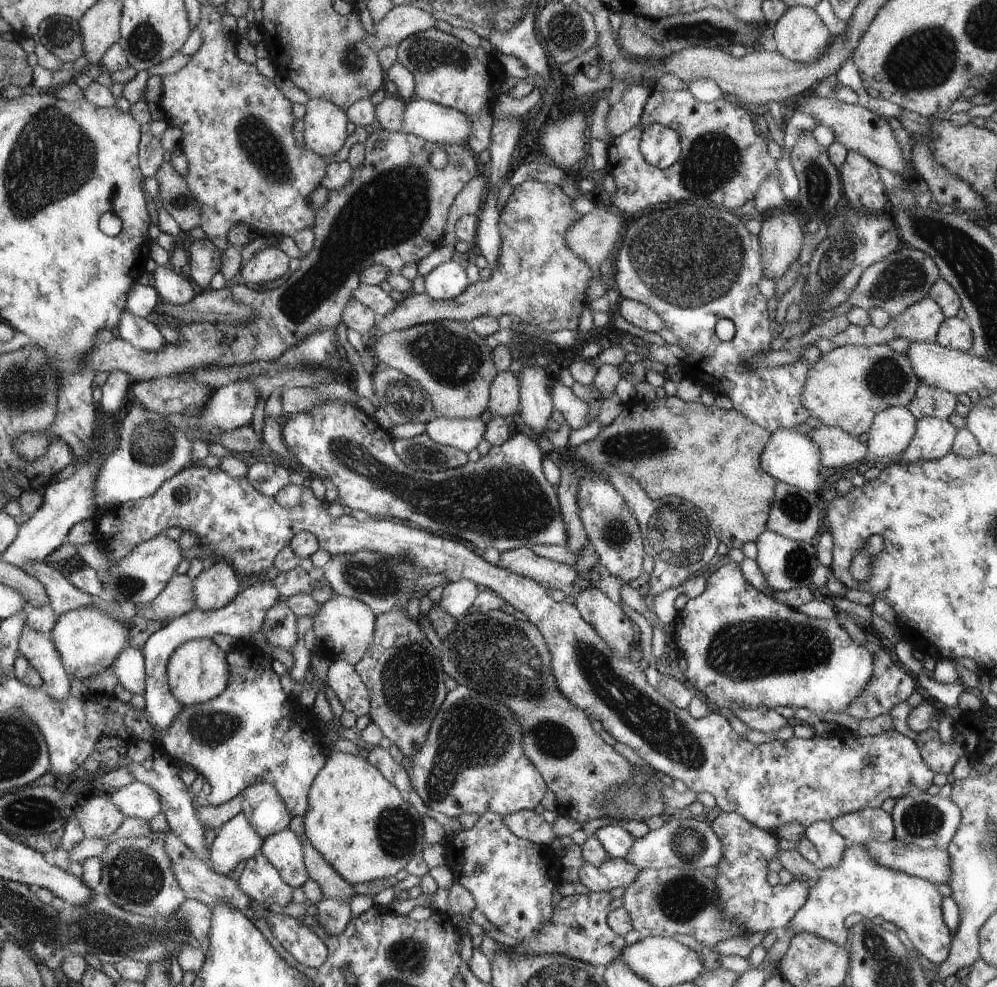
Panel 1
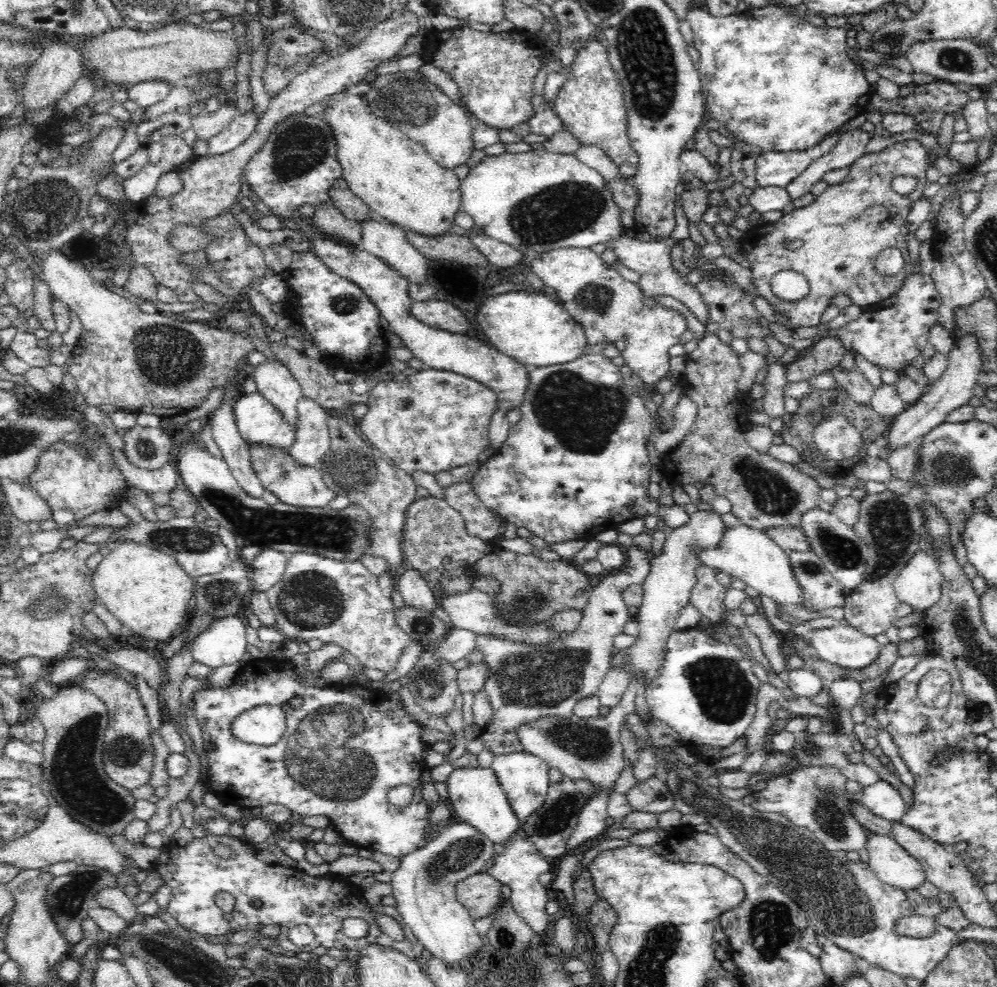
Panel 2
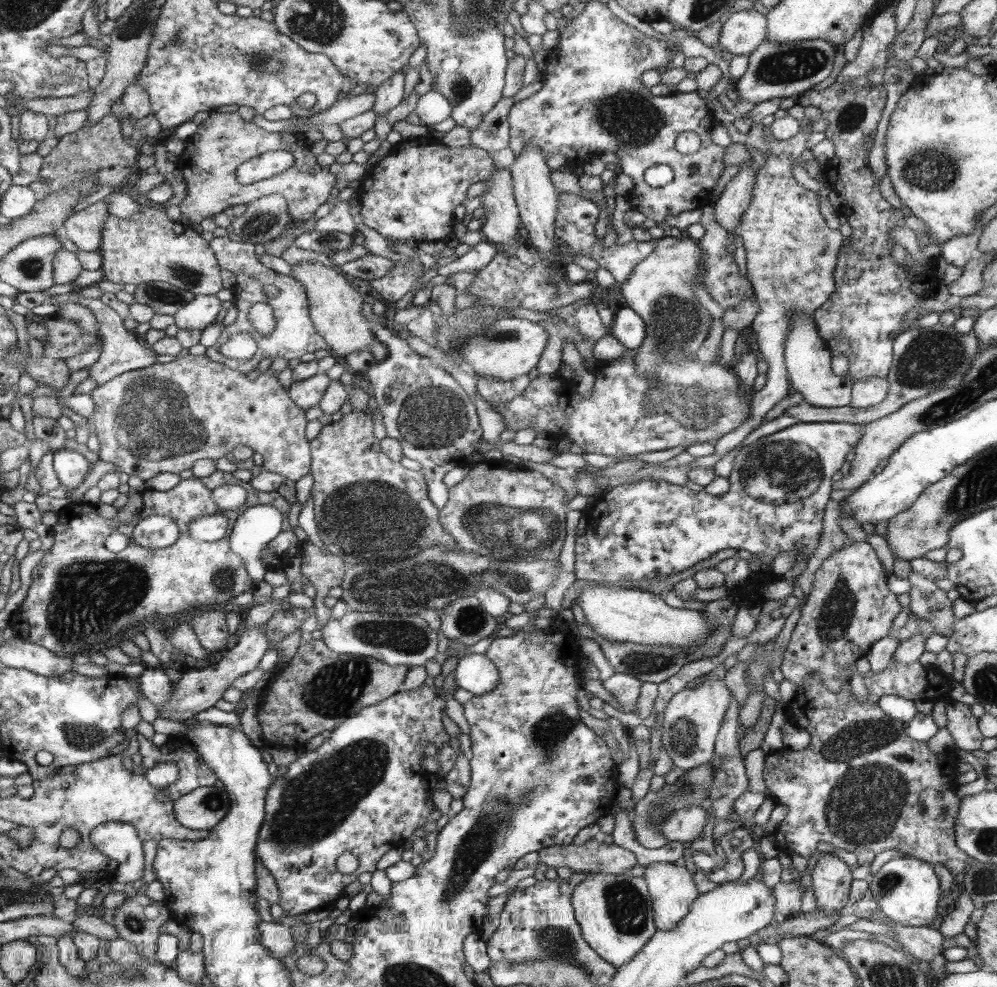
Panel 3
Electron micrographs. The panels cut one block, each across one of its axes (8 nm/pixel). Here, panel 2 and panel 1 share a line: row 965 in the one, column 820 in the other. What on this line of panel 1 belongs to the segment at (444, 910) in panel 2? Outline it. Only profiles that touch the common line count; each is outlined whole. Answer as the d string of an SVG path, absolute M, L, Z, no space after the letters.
M778 429L771 433L771 440L762 454L762 468L778 482L788 483L790 486L800 487L809 493L818 488L818 470L820 470L820 445L809 434L802 435L794 429Z

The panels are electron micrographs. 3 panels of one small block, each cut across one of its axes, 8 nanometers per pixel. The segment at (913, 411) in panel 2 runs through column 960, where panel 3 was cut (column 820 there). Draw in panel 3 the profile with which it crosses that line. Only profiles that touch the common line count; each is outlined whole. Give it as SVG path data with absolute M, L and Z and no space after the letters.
M796 313L795 318L791 320L790 335L787 336L785 359L792 388L803 394L807 403L830 408L850 404L852 382L832 373L832 356L827 343L817 331L813 318L806 313Z

